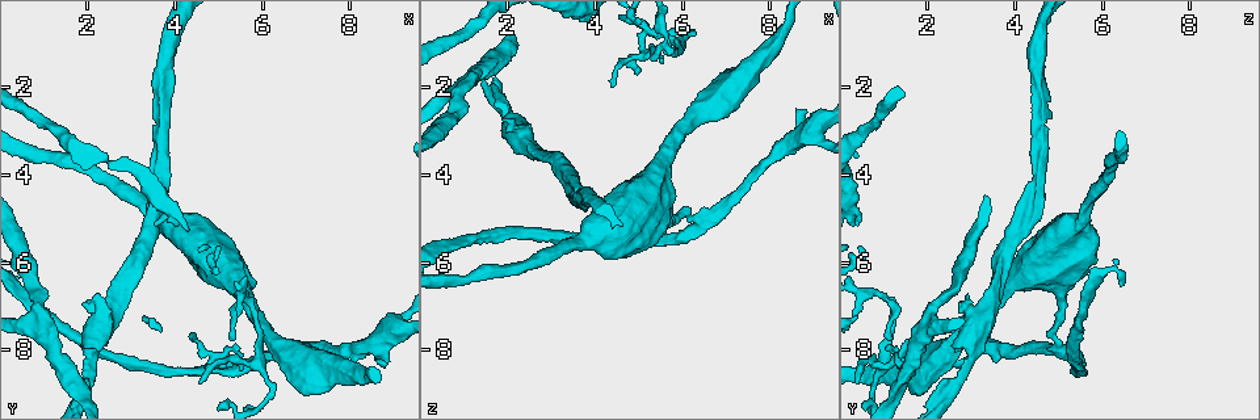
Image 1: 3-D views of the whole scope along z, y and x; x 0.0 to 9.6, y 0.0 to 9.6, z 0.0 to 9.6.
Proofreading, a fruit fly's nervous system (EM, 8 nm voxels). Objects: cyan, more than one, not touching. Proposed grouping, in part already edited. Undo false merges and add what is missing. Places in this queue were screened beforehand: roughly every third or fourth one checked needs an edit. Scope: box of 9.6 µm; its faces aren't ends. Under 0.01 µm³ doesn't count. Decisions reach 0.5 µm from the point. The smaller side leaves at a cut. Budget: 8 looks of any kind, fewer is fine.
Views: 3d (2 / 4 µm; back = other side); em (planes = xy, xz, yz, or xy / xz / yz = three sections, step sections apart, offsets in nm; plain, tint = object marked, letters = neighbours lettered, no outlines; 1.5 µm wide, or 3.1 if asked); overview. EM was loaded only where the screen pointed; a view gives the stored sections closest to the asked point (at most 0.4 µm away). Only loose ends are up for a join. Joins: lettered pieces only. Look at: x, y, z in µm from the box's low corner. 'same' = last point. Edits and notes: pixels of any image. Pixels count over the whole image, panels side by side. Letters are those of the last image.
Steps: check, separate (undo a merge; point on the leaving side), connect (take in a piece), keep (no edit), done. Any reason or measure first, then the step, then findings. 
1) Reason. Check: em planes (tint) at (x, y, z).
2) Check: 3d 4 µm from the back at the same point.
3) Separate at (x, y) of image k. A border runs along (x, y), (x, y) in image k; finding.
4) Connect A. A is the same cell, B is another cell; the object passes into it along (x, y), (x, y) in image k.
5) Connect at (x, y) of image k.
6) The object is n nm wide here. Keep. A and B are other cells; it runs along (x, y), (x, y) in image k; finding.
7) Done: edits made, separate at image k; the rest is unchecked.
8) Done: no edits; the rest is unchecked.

Branch point. Check: 3d 4 µm at (6.35, 8.00, 5.00).

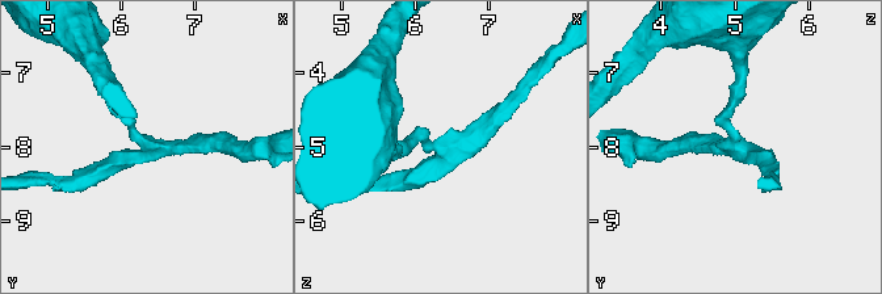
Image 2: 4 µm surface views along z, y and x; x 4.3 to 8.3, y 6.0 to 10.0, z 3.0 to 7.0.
3 arms meet here; the arms are 170, 200, 220 nm wide; shape alone is not enough. Check: em planes (tint) at (6.35, 8.00, 5.10).

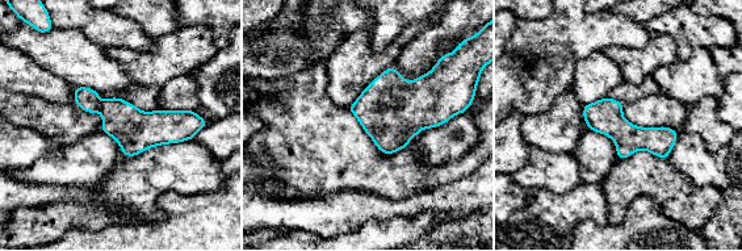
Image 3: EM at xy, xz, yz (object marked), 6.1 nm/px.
What lies round it. Check: em planes (letters) at the same point.

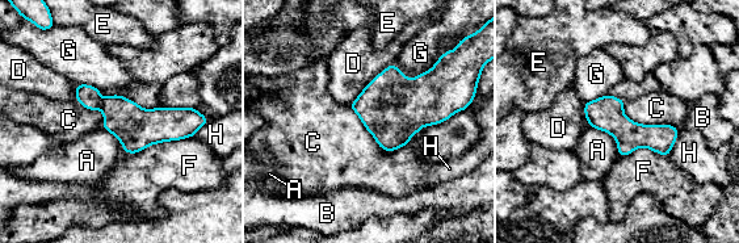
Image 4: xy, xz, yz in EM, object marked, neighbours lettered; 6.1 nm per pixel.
The longest contact is with C, 460 nm. Separate at (134, 126) of image 4. A, B, C, D, E, F, G and H are other cells; the part that leaves runs along (587, 105), (628, 134), (674, 134) in image 4; a second neuron is stuck on.

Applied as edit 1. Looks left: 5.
Check: overview.

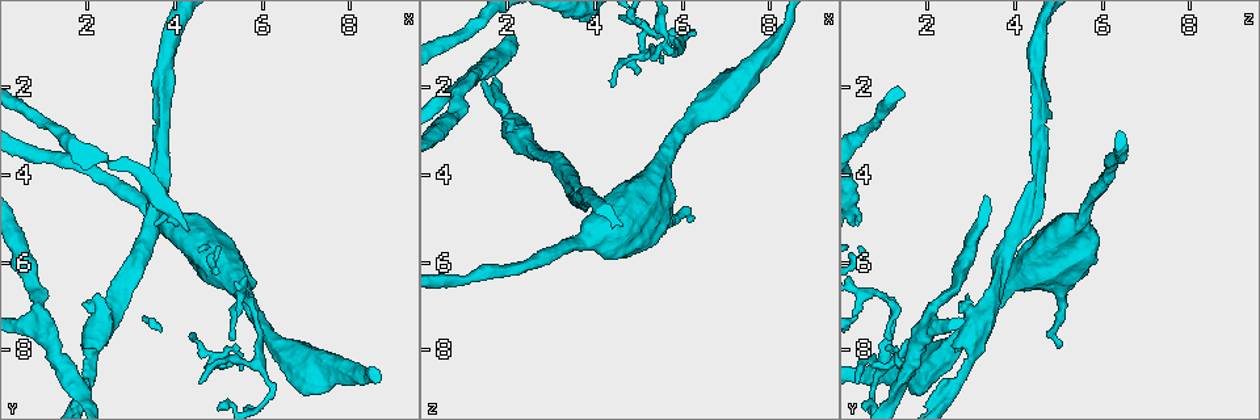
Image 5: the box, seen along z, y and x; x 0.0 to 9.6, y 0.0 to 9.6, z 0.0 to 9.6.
Check: em planes (tint) at (2.00, 8.40, 3.00).

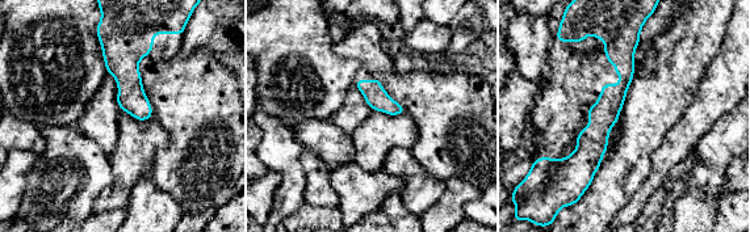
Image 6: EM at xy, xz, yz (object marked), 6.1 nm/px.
Check: em planes (letters) at the same point.

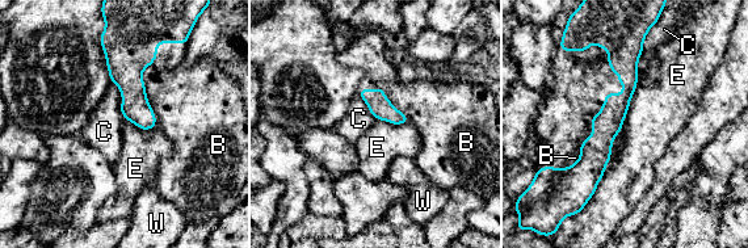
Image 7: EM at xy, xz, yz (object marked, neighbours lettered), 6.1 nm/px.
The longest contact is with C, 360 nm. Keep. B, C, E and W are other cells; continuous, no second neuron.

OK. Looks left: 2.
Branch stops here. Check: em 3.1 µm xz step 8 (letters) at (4.50, 7.60, 2.00).

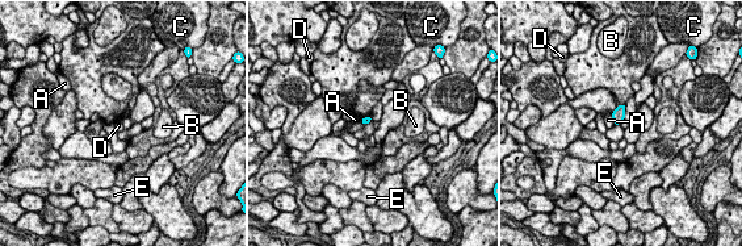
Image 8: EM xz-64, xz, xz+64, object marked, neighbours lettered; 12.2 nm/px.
The longest contact is with C, 190 nm. Keep. A, B, C, D and E are other cells; a border runs along (370, 120), (365, 125) in image 8; none of them fits.

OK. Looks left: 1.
Done: edits made, separate at image 4; the rest is unchecked.

